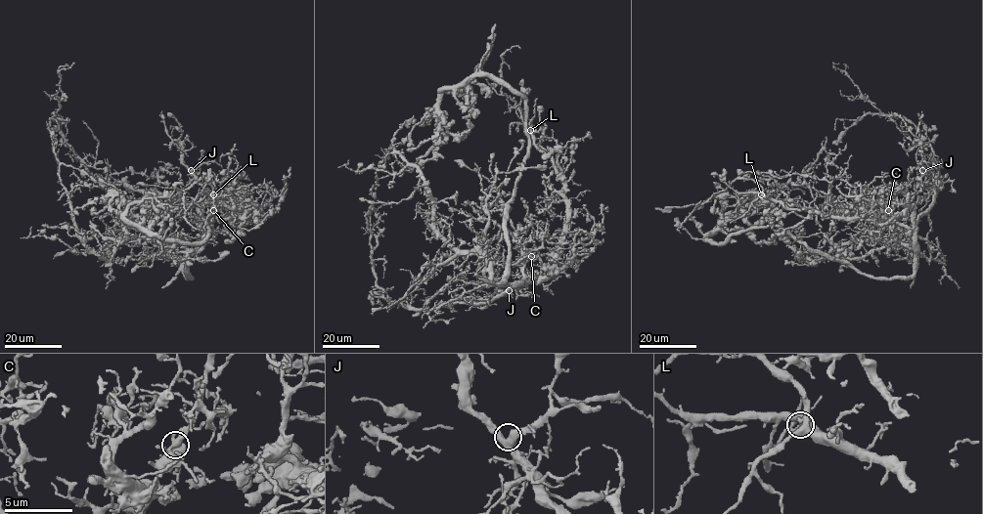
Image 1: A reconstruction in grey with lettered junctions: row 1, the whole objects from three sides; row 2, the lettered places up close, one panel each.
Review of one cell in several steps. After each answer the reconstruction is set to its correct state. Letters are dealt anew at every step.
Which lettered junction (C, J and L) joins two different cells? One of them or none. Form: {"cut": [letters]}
{"cut": []}

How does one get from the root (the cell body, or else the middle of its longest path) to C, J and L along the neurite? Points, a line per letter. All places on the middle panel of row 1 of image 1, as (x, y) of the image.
C: (506, 267), (506, 281), (517, 282), (524, 277), (524, 262), (530, 256)
J: (506, 267), (506, 282), (533, 282), (528, 280), (509, 290)
L: (506, 267), (506, 282), (536, 282), (544, 277), (566, 218), (563, 180), (530, 130)

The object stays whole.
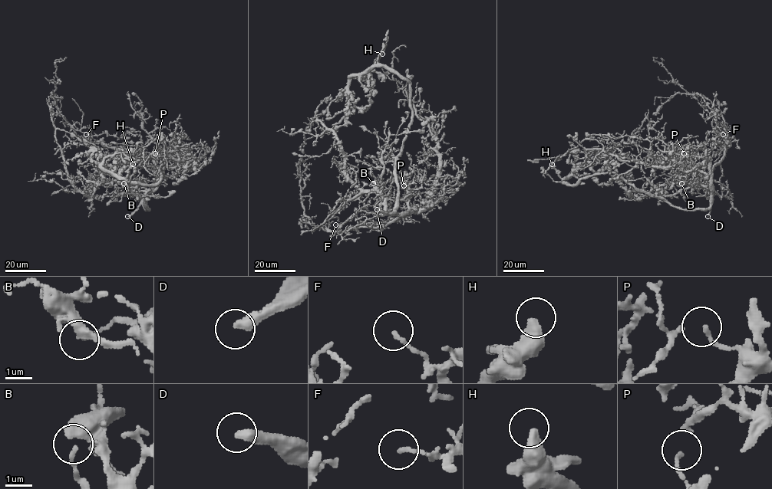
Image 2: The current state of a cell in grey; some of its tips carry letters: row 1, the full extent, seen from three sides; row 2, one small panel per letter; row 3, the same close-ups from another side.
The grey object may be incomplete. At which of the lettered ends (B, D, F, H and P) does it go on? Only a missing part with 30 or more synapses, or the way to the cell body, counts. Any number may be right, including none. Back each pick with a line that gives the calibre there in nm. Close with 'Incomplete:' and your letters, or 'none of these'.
D: calibre 360 nm
Incomplete: D

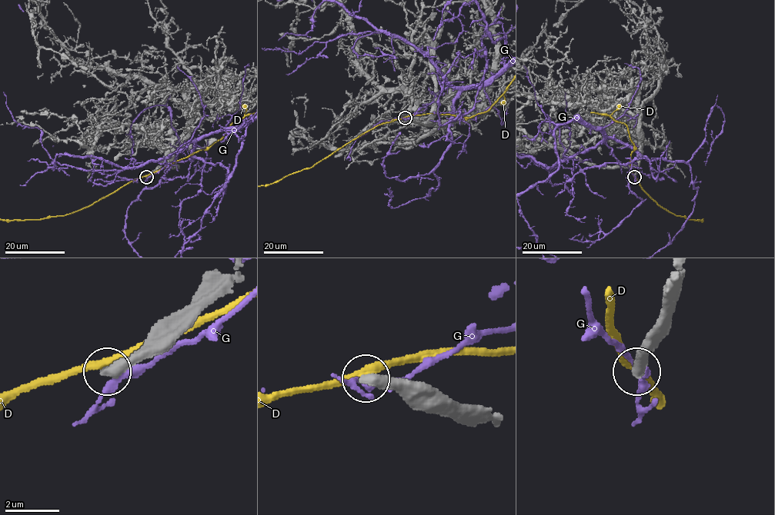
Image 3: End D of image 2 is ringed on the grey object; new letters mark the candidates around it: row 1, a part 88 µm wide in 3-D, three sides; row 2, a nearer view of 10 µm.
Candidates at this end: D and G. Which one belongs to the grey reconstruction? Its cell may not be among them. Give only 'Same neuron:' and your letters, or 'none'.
Same neuron: none

